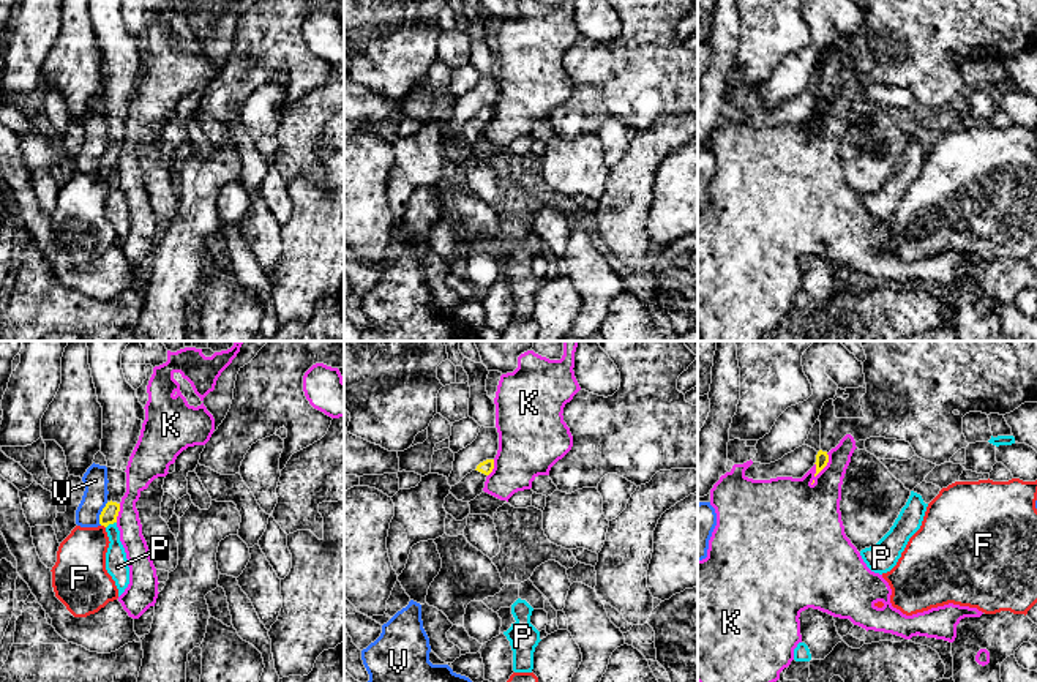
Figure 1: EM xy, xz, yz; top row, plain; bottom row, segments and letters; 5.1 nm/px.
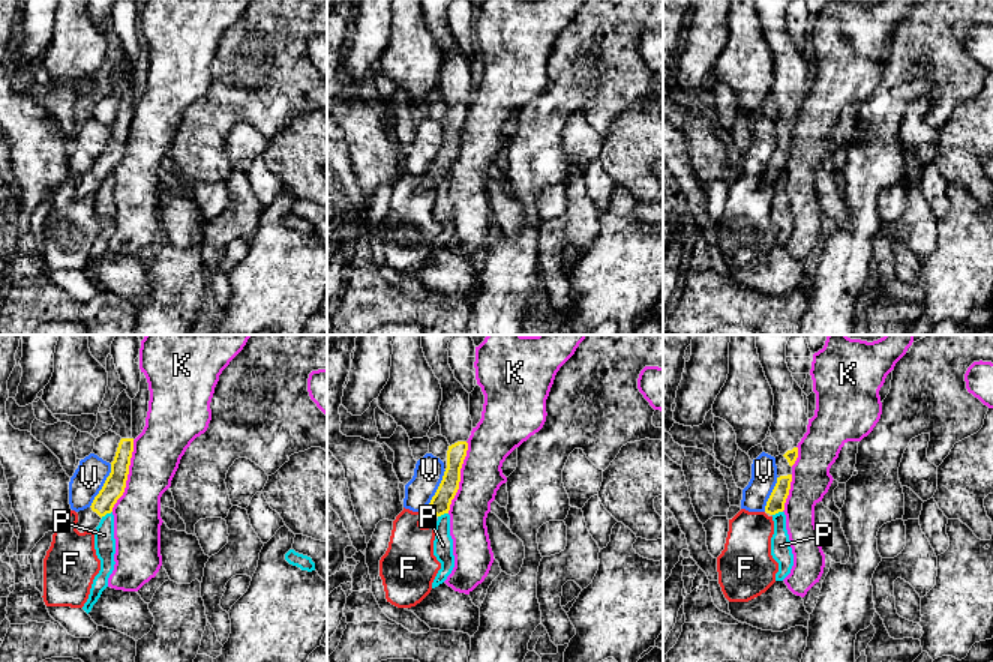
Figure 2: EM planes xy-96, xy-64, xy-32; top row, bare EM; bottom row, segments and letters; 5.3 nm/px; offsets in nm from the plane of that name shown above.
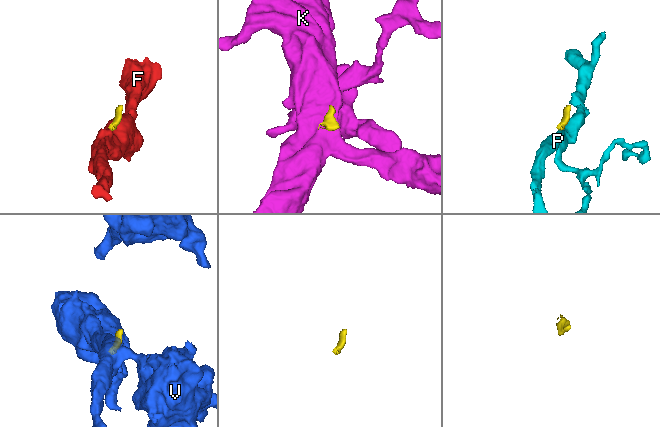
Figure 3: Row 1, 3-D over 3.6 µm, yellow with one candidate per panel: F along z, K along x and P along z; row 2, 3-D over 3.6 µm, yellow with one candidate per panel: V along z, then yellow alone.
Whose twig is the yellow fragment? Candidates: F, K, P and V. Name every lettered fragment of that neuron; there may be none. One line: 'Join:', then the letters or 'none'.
Join: none

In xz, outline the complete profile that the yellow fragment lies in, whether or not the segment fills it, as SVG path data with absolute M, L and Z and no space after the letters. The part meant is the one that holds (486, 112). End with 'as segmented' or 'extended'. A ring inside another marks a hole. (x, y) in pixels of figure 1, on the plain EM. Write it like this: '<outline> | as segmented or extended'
M486 106L467 120L458 131L451 133L450 139L462 148L470 148L483 139L486 123L494 115L494 106Z | extended

